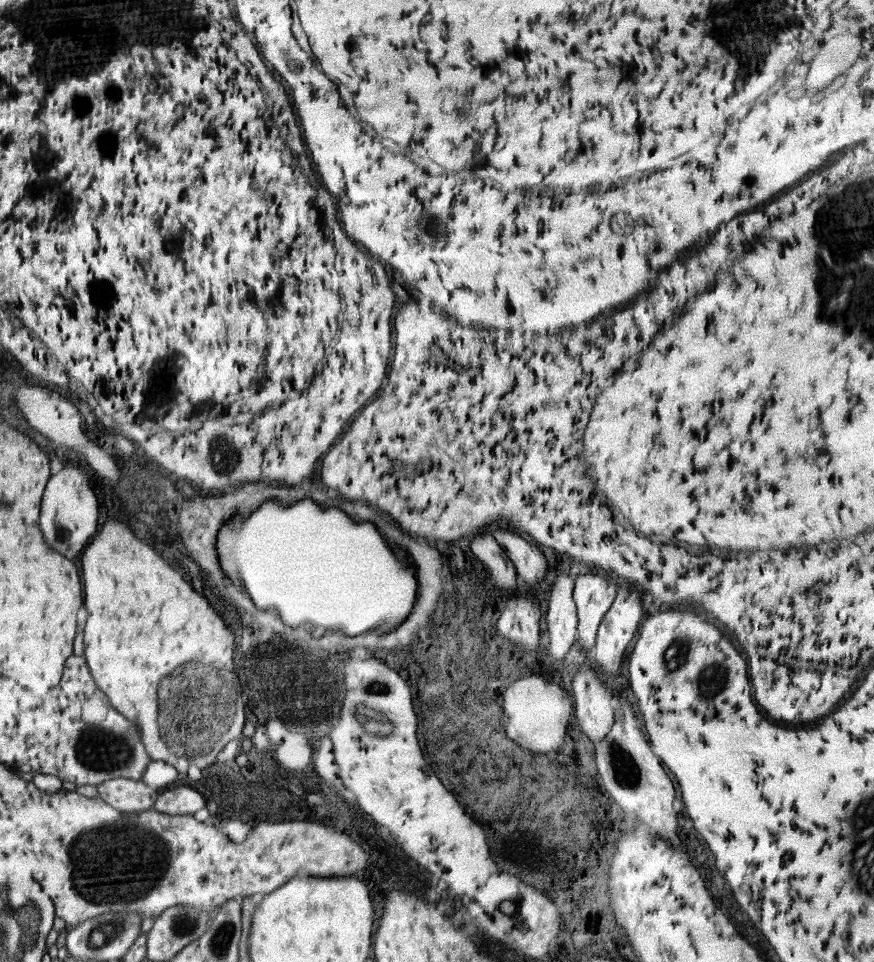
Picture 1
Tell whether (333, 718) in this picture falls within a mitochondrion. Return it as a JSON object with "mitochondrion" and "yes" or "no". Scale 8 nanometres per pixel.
{"mitochondrion":"no"}

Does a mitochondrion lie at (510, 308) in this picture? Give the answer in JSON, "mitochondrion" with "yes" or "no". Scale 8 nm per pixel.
{"mitochondrion":"no"}

